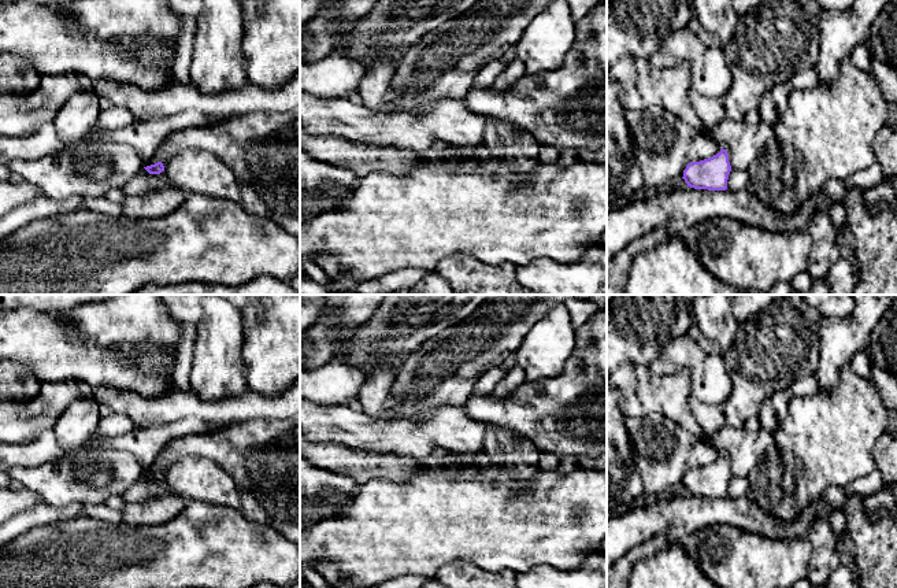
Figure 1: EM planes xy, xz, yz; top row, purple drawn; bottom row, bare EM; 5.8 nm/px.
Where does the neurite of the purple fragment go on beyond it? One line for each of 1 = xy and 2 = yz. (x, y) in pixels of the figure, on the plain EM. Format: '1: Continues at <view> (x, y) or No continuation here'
1: Continues at xy (262, 457)
2: Continues at yz (721, 452)

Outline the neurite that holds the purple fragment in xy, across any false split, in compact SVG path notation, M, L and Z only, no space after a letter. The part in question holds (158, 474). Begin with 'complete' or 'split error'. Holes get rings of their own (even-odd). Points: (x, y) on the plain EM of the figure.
split error; M300 417L236 422L203 434L189 434L167 444L160 452L160 469L144 474L160 481L173 463L182 458L211 459L234 480L241 514L255 522L274 526L300 546Z

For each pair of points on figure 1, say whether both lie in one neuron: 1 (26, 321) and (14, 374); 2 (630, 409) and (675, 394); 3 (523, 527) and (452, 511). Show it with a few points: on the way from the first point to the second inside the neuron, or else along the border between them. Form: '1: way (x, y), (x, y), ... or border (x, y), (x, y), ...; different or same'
1: border (14, 361), (25, 365), (41, 383); different
2: way (641, 398), (664, 395); same
3: way (506, 527), (488, 527), (478, 521), (470, 521); same

